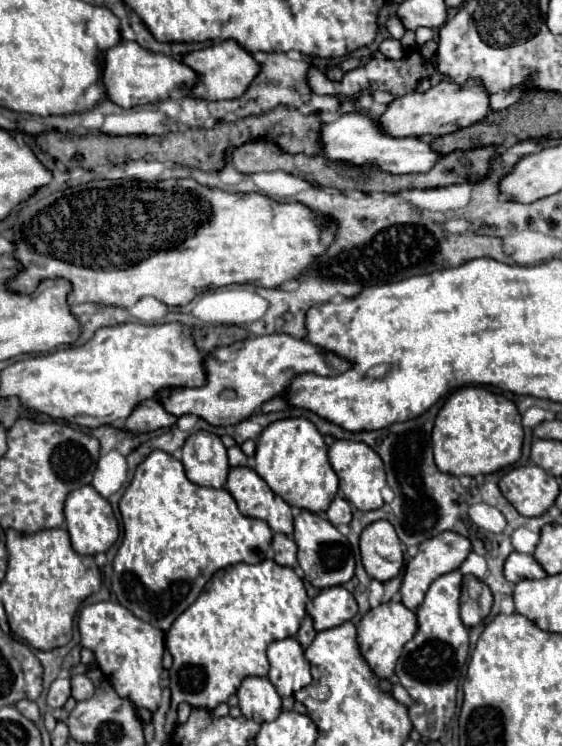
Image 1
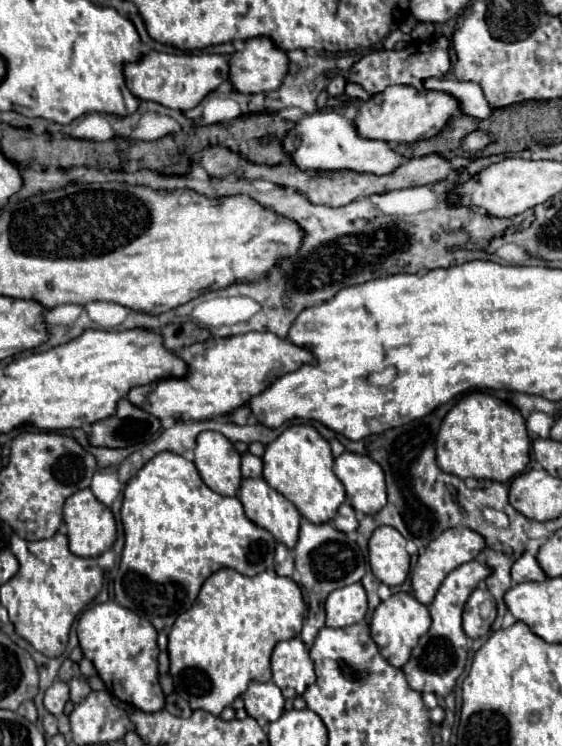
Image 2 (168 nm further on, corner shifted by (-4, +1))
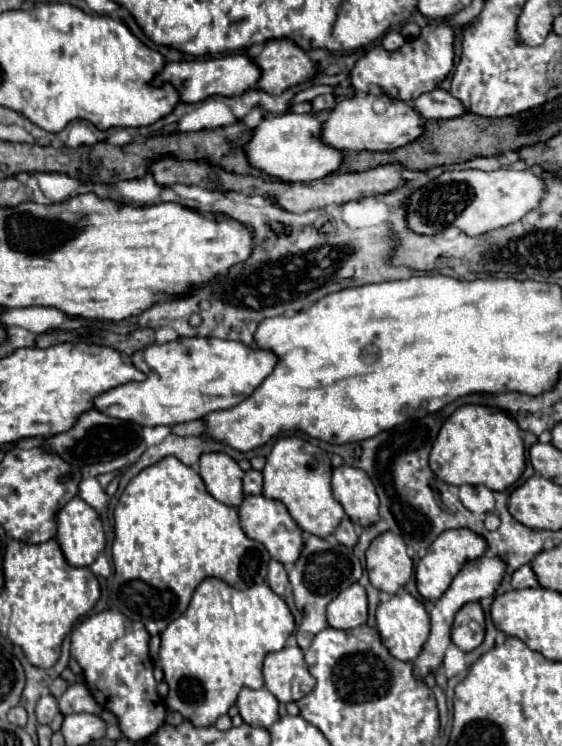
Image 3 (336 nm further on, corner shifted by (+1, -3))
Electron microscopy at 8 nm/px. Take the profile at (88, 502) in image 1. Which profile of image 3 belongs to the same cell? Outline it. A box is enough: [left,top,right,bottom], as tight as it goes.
[56,497,106,565]

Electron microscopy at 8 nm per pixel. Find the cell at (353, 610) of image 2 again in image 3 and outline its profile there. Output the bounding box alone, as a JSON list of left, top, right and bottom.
[328,583,368,629]

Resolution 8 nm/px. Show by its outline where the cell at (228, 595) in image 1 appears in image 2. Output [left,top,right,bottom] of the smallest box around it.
[169,569,303,715]

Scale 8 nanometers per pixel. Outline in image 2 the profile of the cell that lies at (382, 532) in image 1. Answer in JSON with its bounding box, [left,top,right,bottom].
[369,525,409,587]

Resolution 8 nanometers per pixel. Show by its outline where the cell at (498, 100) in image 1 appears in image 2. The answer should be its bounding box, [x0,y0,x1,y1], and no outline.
[425,79,493,119]

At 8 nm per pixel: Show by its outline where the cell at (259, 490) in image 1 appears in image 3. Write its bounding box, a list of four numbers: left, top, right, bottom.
[238,495,304,565]

